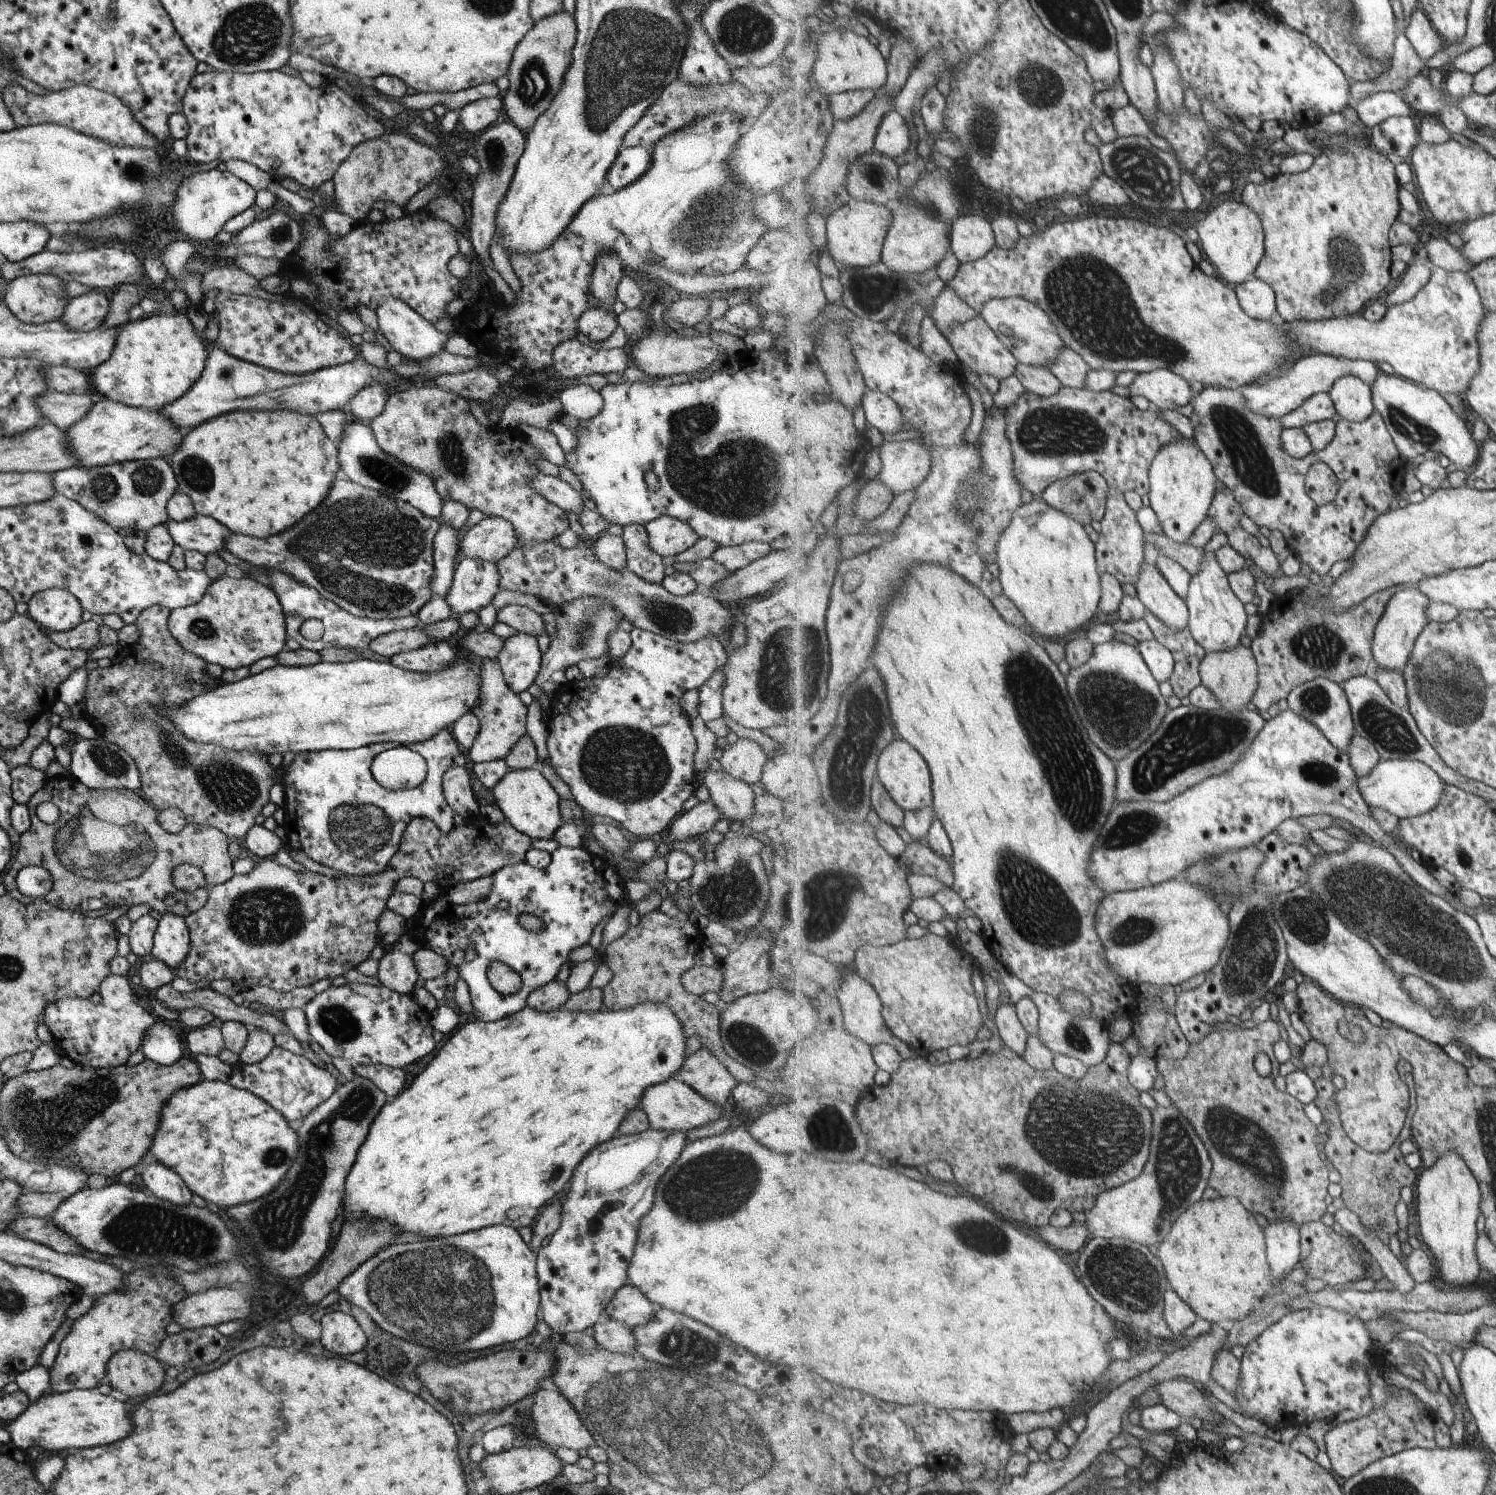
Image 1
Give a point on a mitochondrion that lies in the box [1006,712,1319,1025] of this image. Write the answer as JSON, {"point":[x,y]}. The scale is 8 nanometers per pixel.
{"point":[1254,953]}

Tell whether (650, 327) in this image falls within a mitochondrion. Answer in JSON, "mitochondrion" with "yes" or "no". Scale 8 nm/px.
{"mitochondrion":"no"}

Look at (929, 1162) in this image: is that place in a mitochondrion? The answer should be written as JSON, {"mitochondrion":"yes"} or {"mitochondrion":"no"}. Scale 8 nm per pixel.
{"mitochondrion":"no"}

